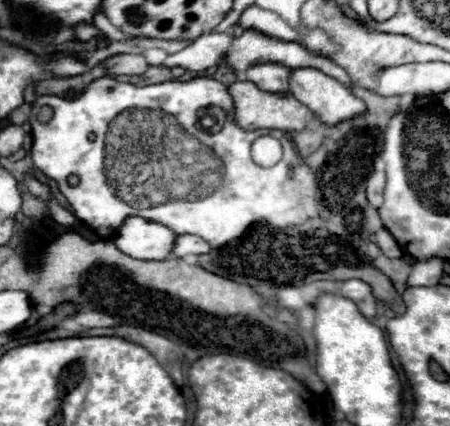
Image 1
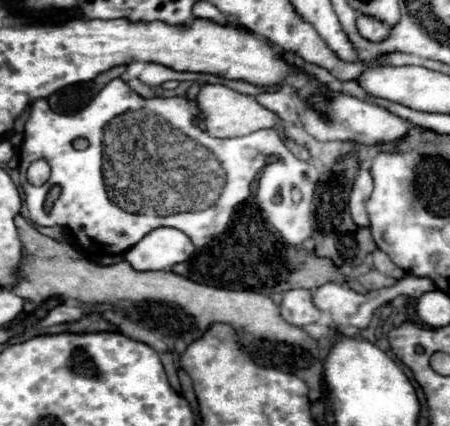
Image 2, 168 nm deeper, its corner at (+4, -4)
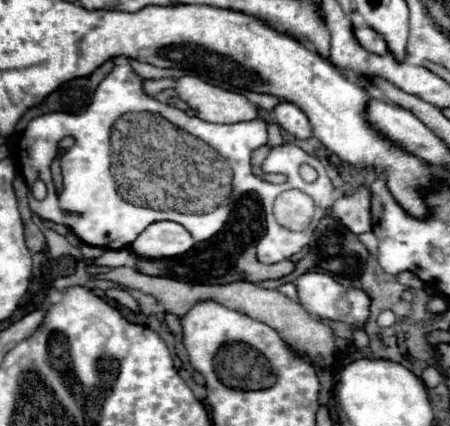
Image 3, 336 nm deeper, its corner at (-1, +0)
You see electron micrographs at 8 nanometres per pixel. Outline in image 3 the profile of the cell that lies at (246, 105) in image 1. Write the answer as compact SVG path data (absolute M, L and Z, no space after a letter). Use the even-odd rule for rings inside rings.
M181 76L173 88L201 120L235 124L257 118L257 108L243 94L217 88L199 76Z

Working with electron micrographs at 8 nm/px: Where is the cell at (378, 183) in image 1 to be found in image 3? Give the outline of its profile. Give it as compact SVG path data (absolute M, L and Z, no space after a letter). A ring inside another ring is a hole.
M363 186L353 196L347 196L347 198L341 196L329 210L329 216L339 220L353 234L369 232L371 230L371 192Z

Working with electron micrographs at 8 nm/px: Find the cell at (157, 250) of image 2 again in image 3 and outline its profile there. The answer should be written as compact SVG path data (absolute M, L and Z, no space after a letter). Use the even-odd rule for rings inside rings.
M153 222L131 244L139 256L179 256L195 244L193 236L177 222Z

